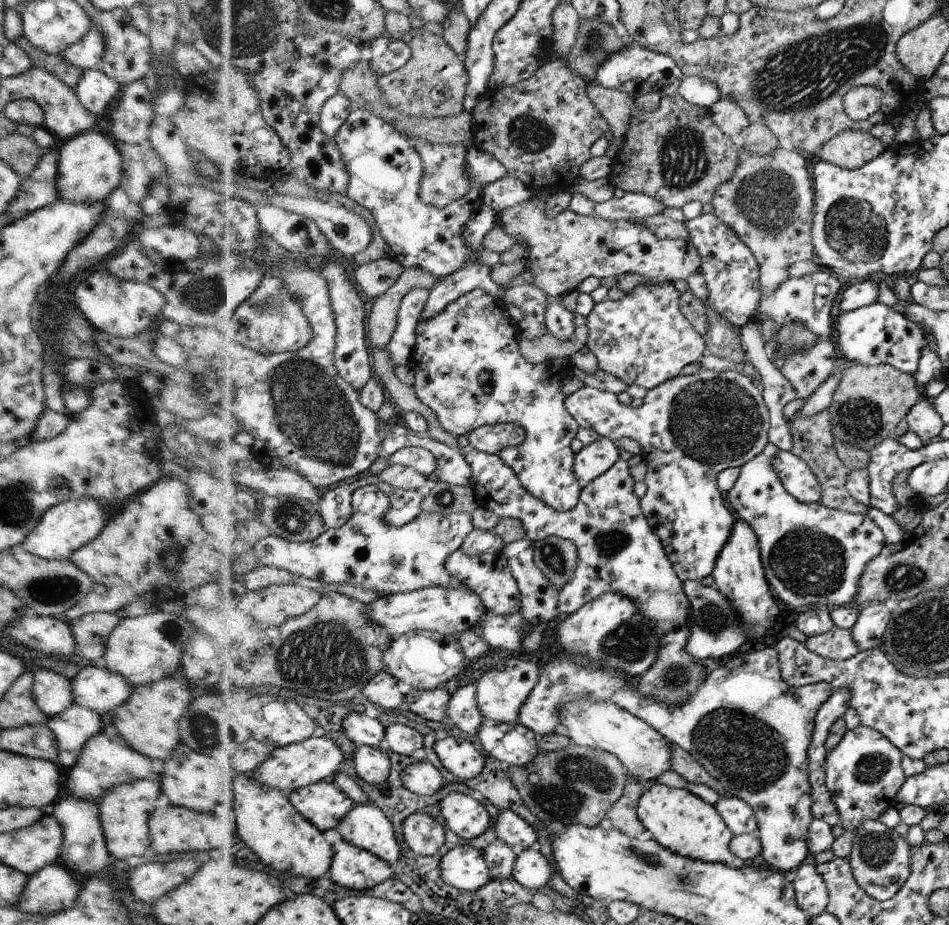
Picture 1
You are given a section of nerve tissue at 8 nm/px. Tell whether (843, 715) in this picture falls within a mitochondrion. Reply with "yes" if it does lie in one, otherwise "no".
no

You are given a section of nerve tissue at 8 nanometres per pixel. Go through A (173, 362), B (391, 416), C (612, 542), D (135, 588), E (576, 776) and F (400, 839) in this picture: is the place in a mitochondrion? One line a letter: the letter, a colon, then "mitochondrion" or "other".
A: other
B: other
C: mitochondrion
D: other
E: mitochondrion
F: other

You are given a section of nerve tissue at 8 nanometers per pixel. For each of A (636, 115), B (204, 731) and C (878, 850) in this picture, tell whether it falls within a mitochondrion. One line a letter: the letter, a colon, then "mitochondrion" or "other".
A: other
B: mitochondrion
C: mitochondrion

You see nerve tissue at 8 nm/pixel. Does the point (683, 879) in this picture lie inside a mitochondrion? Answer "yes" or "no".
yes

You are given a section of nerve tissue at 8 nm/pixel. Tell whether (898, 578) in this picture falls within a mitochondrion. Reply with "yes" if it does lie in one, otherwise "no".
yes

